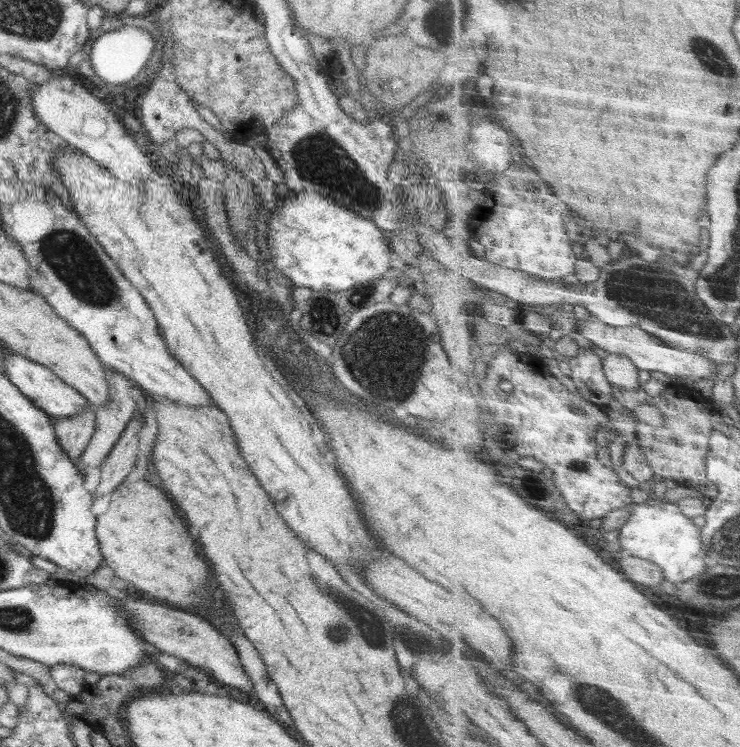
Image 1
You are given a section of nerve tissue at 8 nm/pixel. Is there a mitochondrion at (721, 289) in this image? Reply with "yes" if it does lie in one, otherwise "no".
yes

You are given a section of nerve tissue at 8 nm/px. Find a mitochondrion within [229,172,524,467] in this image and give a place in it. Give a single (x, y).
(390, 364)

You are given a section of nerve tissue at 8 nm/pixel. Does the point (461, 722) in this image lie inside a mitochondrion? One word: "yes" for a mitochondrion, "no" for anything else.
no

